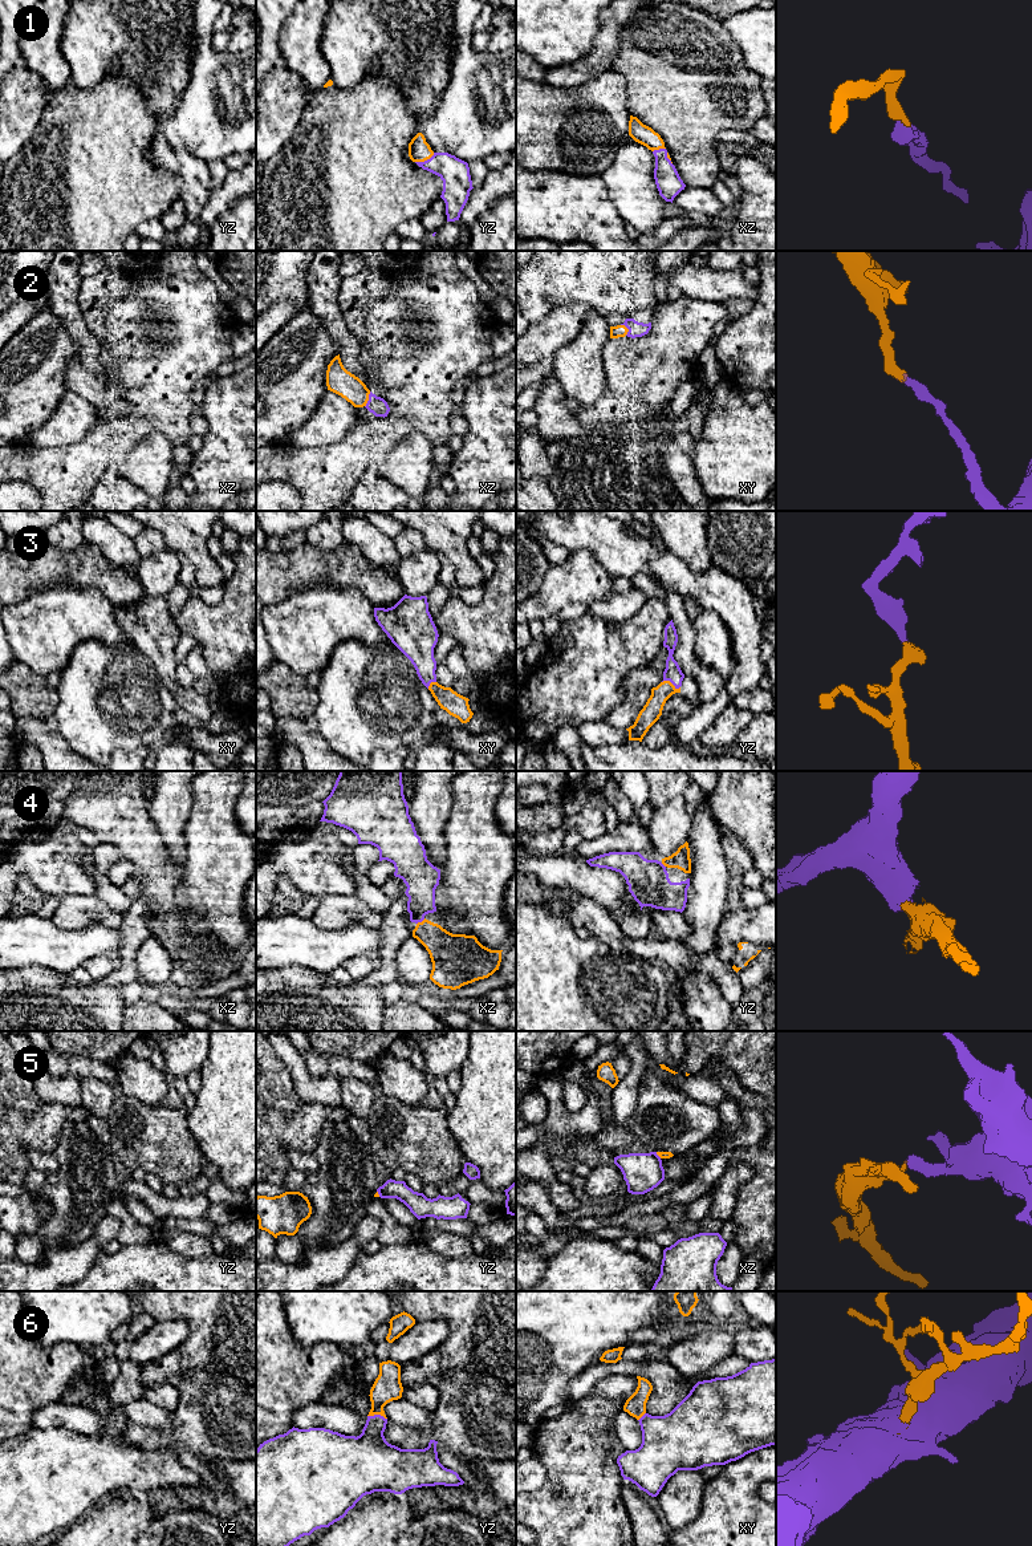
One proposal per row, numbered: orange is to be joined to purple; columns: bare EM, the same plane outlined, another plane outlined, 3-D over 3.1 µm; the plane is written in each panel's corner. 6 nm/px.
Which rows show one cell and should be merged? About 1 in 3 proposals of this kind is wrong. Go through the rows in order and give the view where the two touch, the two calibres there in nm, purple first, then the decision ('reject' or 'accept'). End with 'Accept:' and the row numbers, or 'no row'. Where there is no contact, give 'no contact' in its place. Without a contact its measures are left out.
1: contact in yz; calibres 180 and 140 nm; accept
2: contact in xz; calibres 110 and 160 nm; accept
3: contact in yz; calibres 110 and 120 nm; accept
4: contact in xz; calibres 190 and 220 nm; accept
5: contact in xz; calibres 240 and 50 nm; reject
6: contact in yz; calibres 280 and 170 nm; accept
Accept: 1, 2, 3, 4, 6

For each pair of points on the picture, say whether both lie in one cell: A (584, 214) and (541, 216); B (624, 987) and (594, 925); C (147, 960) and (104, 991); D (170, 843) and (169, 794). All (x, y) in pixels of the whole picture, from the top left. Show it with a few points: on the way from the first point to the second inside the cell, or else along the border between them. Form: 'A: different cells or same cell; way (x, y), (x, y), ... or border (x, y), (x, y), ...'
A: same cell; way (573, 214), (552, 214)
B: different cells; border (592, 934), (616, 952), (632, 953)
C: different cells; border (149, 937), (137, 953), (137, 976)
D: same cell; way (170, 831), (170, 806)

